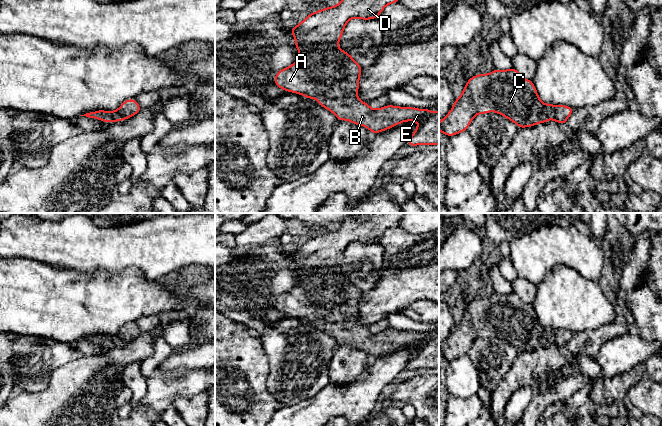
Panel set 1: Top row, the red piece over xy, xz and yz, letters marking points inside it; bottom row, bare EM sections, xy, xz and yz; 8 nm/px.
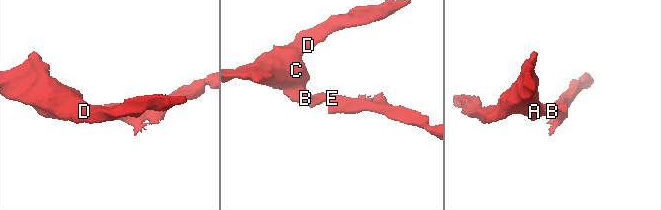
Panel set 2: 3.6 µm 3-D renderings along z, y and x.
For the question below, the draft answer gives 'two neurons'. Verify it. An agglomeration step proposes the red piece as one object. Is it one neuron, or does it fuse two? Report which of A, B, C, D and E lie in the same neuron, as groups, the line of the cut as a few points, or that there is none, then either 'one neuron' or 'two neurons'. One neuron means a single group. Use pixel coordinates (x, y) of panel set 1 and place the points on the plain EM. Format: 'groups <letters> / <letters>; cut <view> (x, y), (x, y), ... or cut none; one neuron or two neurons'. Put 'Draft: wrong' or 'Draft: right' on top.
Draft: wrong
groups A B C D E; cut none; one neuron

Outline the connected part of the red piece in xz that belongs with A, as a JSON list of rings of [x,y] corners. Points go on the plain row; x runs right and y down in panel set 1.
[[[370,213],[366,217],[346,219],[337,230],[330,230],[312,236],[293,251],[290,256],[295,262],[294,270],[300,280],[289,291],[279,294],[274,303],[277,311],[305,322],[316,323],[319,328],[331,335],[338,345],[348,344],[356,349],[367,351],[372,358],[390,353],[402,346],[418,345],[419,349],[408,363],[408,370],[439,369],[439,335],[386,329],[372,333],[356,319],[362,291],[346,275],[338,272],[344,251],[352,242],[370,244],[378,242],[382,234],[391,227],[398,227],[406,213]]]

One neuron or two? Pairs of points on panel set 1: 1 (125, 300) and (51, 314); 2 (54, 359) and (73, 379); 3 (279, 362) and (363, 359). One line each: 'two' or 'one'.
1: one
2: two
3: two

